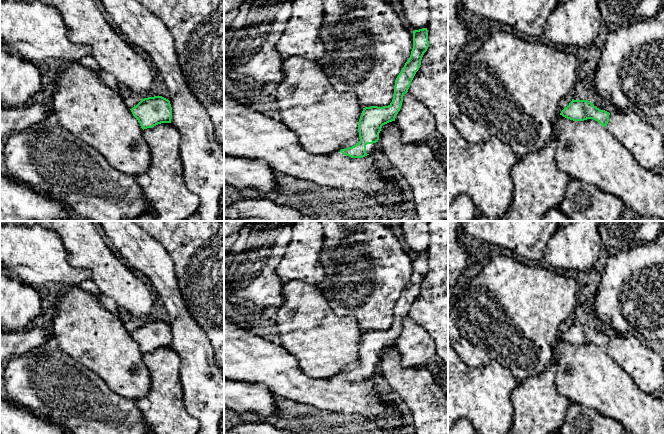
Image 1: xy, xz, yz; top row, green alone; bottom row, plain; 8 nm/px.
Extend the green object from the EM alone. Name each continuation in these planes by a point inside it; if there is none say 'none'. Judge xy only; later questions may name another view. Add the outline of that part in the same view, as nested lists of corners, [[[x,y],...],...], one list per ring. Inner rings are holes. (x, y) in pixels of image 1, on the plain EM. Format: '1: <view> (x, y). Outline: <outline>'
none

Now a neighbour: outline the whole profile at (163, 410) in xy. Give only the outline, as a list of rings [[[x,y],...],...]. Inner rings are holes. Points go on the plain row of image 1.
[[[161,347],[143,354],[143,362],[151,376],[149,393],[134,400],[136,407],[151,434],[197,434],[199,421],[192,417],[183,402],[183,388],[180,380],[181,360],[172,347]]]

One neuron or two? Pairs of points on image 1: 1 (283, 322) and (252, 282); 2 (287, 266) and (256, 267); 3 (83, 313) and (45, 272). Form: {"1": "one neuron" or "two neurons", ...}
{"1": "two neurons", "2": "two neurons", "3": "two neurons"}

